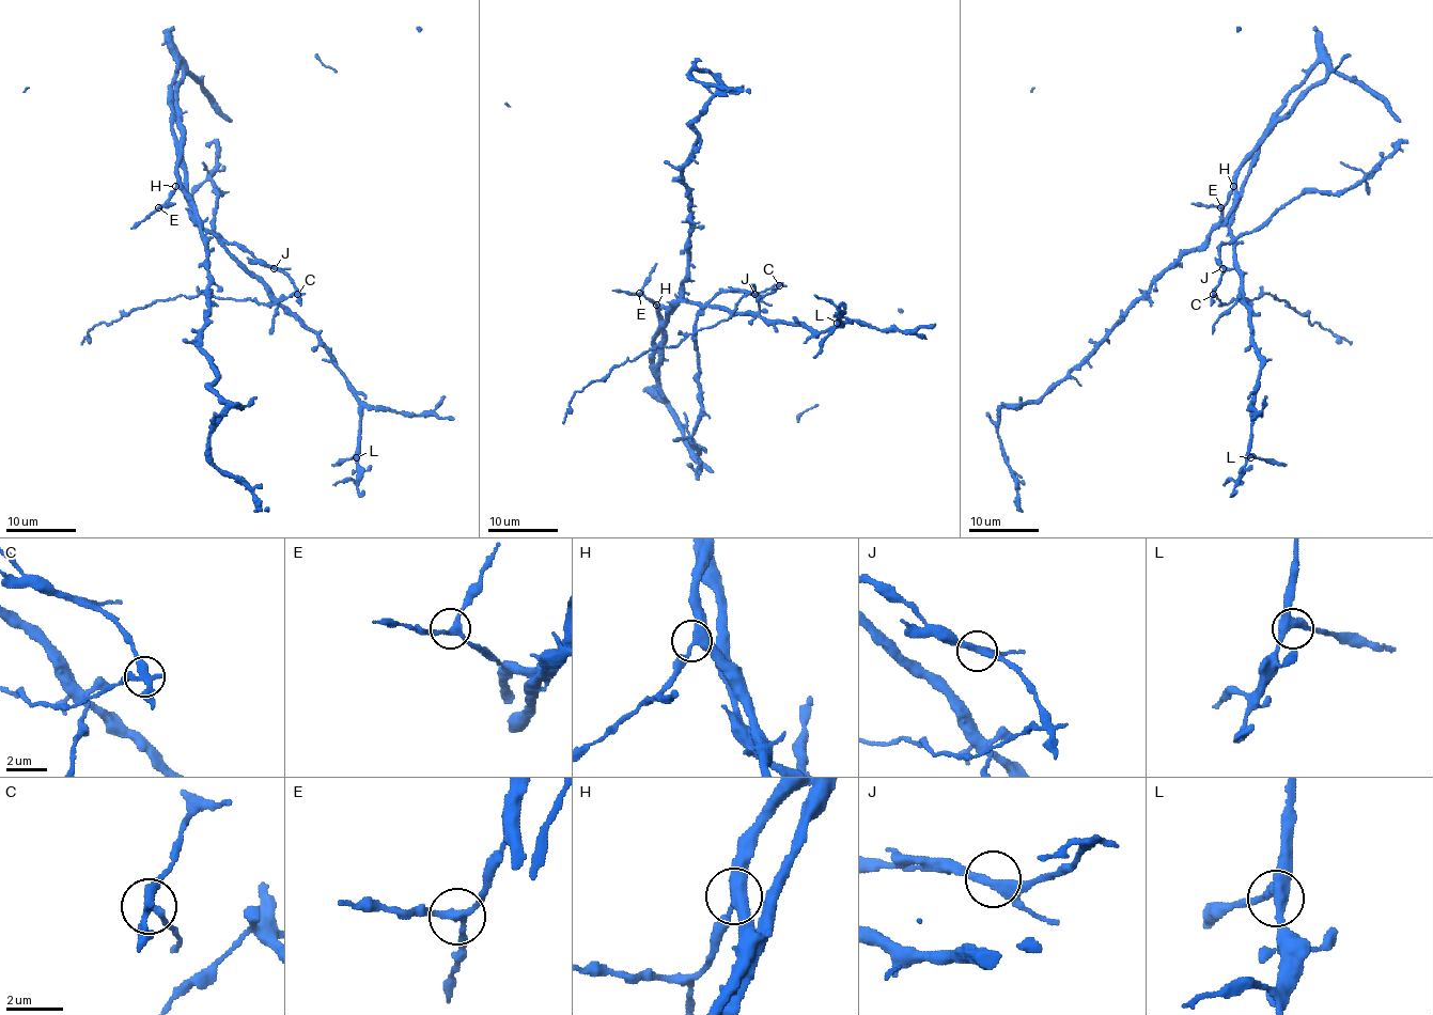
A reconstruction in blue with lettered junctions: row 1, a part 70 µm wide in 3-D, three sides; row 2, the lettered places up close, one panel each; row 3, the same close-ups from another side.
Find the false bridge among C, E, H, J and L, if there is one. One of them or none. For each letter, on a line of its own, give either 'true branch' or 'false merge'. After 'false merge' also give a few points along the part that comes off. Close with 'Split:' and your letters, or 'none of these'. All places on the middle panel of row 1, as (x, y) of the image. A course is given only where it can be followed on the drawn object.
C: false merge | (779, 285), (748, 293), (729, 318), (700, 327), (675, 345), (647, 350), (614, 367), (578, 391), (563, 424)
E: true branch
H: true branch
J: true branch
L: true branch
Split: C

